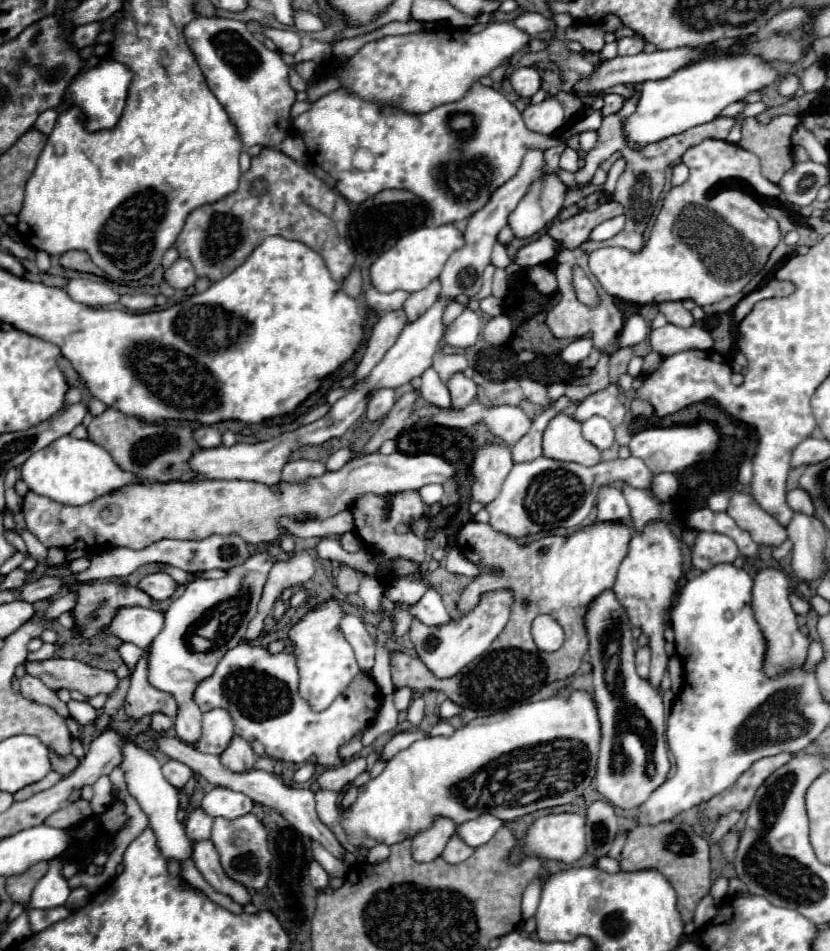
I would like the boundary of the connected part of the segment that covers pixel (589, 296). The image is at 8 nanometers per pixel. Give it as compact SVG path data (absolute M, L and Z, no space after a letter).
M576 269L574 285L576 285L578 299L580 299L582 303L586 303L586 305L596 305L596 303L598 303L598 293L596 293L594 285L588 281L588 277L582 273L582 269Z

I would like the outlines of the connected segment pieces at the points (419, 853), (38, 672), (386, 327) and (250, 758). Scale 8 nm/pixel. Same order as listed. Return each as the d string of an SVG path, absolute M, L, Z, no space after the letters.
M438 819L430 829L420 831L412 839L412 857L418 863L434 861L442 855L446 843L456 833L456 823L450 819Z
M46 659L46 661L26 661L26 673L38 677L46 687L58 691L80 691L86 697L94 697L98 693L112 693L118 685L118 677L110 671L102 671L90 667L76 659Z
M394 309L388 311L380 317L380 321L374 325L372 335L368 339L368 347L364 353L364 359L356 367L354 375L356 379L364 379L384 357L384 353L396 343L396 337L402 333L402 329L408 325L408 317L404 309Z
M234 735L232 741L230 741L230 745L228 745L228 749L220 755L220 761L230 771L240 773L240 771L252 769L254 761L256 761L256 755L252 751L252 745L246 739Z

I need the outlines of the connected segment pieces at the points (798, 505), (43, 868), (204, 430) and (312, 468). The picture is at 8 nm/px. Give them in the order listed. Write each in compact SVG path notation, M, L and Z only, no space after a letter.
M796 487L788 493L788 505L794 509L794 511L800 511L800 513L806 513L806 515L814 515L814 505L812 505L812 497L808 497L808 493L804 493L804 489Z
M40 863L40 865L34 865L32 869L28 869L28 873L18 873L18 875L8 877L6 891L12 897L12 901L28 903L34 885L46 875L46 871L48 871L48 863Z
M200 427L194 431L194 441L200 449L214 449L220 445L220 431L216 427Z
M290 461L282 469L282 481L304 481L308 477L318 477L324 475L326 467L320 461Z

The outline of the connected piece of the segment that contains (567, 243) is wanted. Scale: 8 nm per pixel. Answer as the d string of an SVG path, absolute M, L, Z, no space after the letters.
M610 201L610 203L600 205L600 207L594 209L594 211L582 211L582 213L574 215L574 217L562 221L562 223L550 225L548 235L554 237L554 239L558 239L558 241L562 241L564 247L574 249L574 247L582 245L582 243L588 239L590 231L592 231L596 225L600 225L600 223L612 219L612 217L618 217L618 215L622 215L622 213L624 213L624 207L622 207L620 203Z

